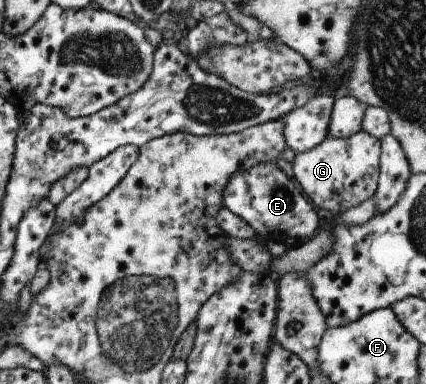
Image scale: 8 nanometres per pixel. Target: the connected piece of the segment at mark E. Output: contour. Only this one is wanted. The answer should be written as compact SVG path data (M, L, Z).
M276 162L259 163L231 177L223 191L223 206L253 227L258 238L278 241L289 249L301 247L316 235L320 223L310 200L295 182L277 167Z

